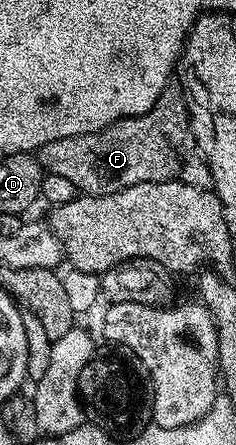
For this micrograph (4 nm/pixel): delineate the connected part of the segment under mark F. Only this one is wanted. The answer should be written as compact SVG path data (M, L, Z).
M167 88L148 112L120 118L103 130L52 140L36 152L47 174L72 180L83 194L111 194L145 182L183 182L209 190L214 181L190 130L190 109L181 89Z

